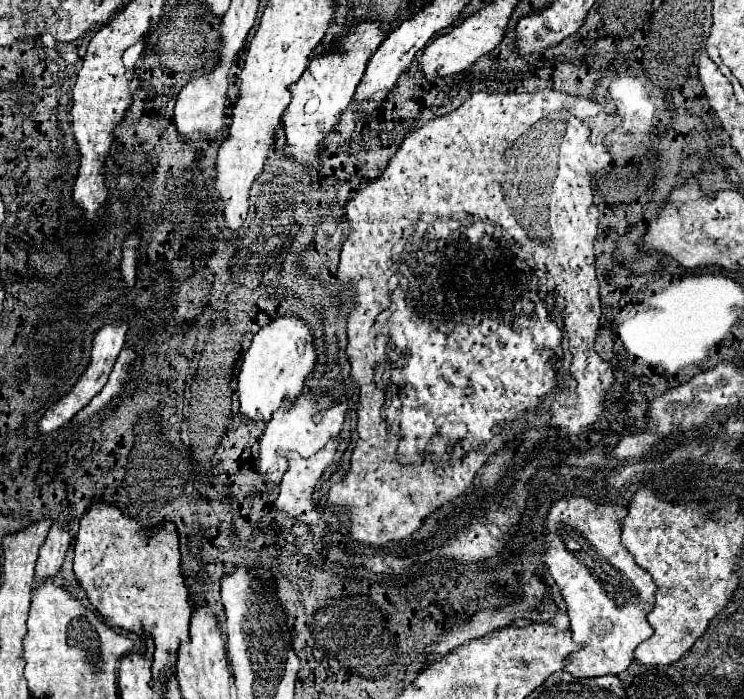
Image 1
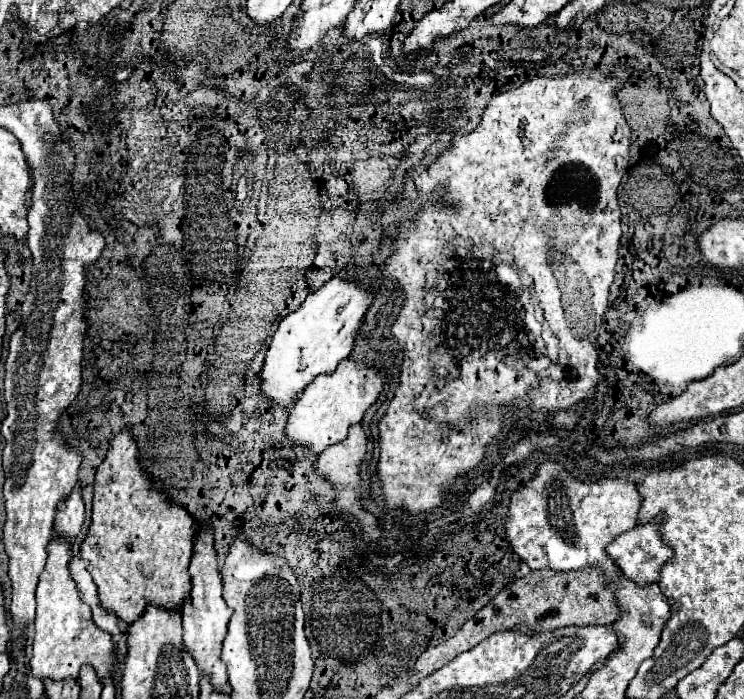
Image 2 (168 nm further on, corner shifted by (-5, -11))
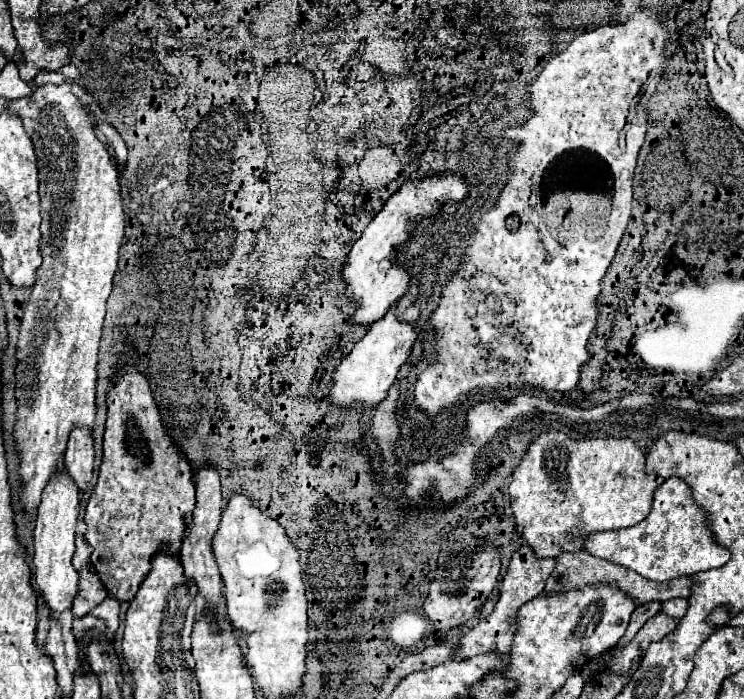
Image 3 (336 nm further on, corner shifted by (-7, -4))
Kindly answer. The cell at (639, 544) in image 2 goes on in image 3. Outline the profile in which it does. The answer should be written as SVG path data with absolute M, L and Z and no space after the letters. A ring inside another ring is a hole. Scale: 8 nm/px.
M666 479L654 493L650 515L634 527L620 531L594 533L584 541L584 549L596 557L624 565L650 581L670 581L674 577L692 575L722 567L728 551L722 549L706 529L706 517L690 497L690 489L682 479Z

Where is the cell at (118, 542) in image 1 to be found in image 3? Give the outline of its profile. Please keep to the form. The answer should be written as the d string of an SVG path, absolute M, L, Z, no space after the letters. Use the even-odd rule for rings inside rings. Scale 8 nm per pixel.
M122 367L116 375L116 385L108 391L108 419L104 433L104 459L100 465L100 477L94 487L94 495L86 505L86 535L84 539L92 547L92 565L104 583L110 597L130 603L136 597L146 573L152 571L152 557L158 551L180 559L180 545L184 539L186 519L194 509L194 473L180 451L170 443L166 429L162 427L158 407L150 393L144 375L134 367Z

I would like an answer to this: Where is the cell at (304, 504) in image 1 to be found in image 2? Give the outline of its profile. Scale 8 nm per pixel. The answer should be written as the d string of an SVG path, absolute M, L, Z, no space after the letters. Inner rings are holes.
M362 422L350 426L344 442L326 448L316 460L316 472L334 486L356 486L360 464L366 456L366 435Z

